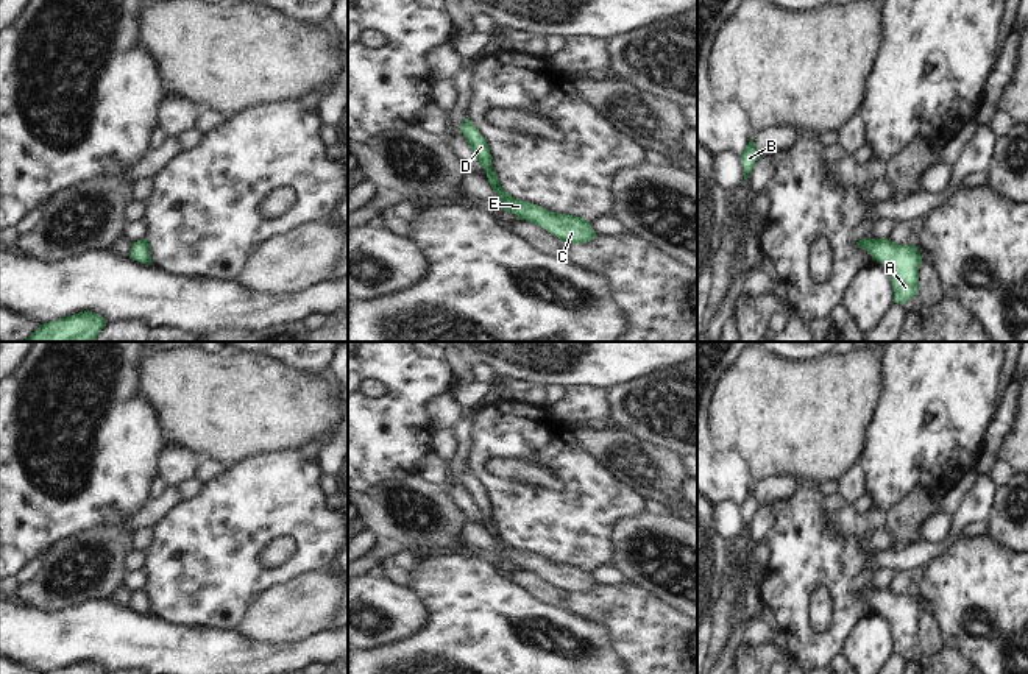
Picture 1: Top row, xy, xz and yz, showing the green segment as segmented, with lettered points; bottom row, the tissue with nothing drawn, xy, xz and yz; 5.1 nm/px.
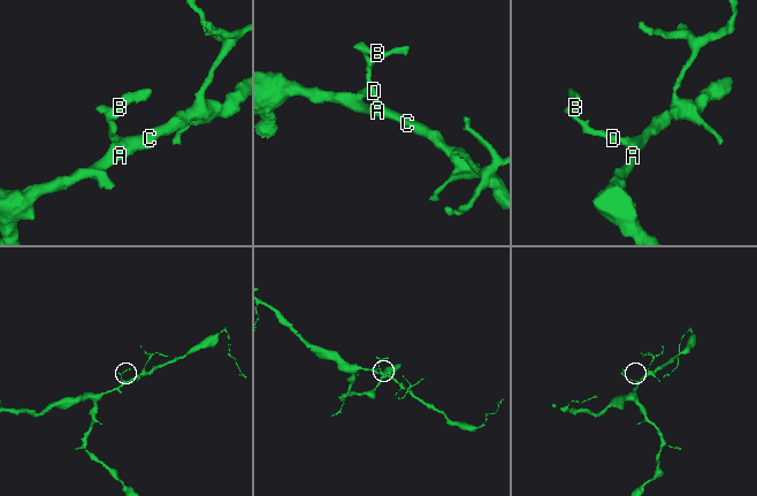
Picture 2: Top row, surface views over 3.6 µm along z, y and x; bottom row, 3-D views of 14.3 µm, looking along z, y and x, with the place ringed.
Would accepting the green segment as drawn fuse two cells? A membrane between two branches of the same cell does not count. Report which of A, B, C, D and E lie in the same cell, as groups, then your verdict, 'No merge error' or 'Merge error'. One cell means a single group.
Groups: A B C D E. No merge error.

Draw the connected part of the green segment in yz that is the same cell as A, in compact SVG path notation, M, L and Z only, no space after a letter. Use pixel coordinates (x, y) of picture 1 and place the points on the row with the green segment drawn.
M860 239L856 245L866 250L891 273L894 286L894 303L906 304L916 298L919 289L919 265L922 256L914 245L899 245L891 239Z

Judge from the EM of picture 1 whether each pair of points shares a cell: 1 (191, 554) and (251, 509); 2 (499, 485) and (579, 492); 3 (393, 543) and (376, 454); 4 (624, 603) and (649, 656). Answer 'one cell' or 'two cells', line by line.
1: one cell
2: one cell
3: two cells
4: one cell

